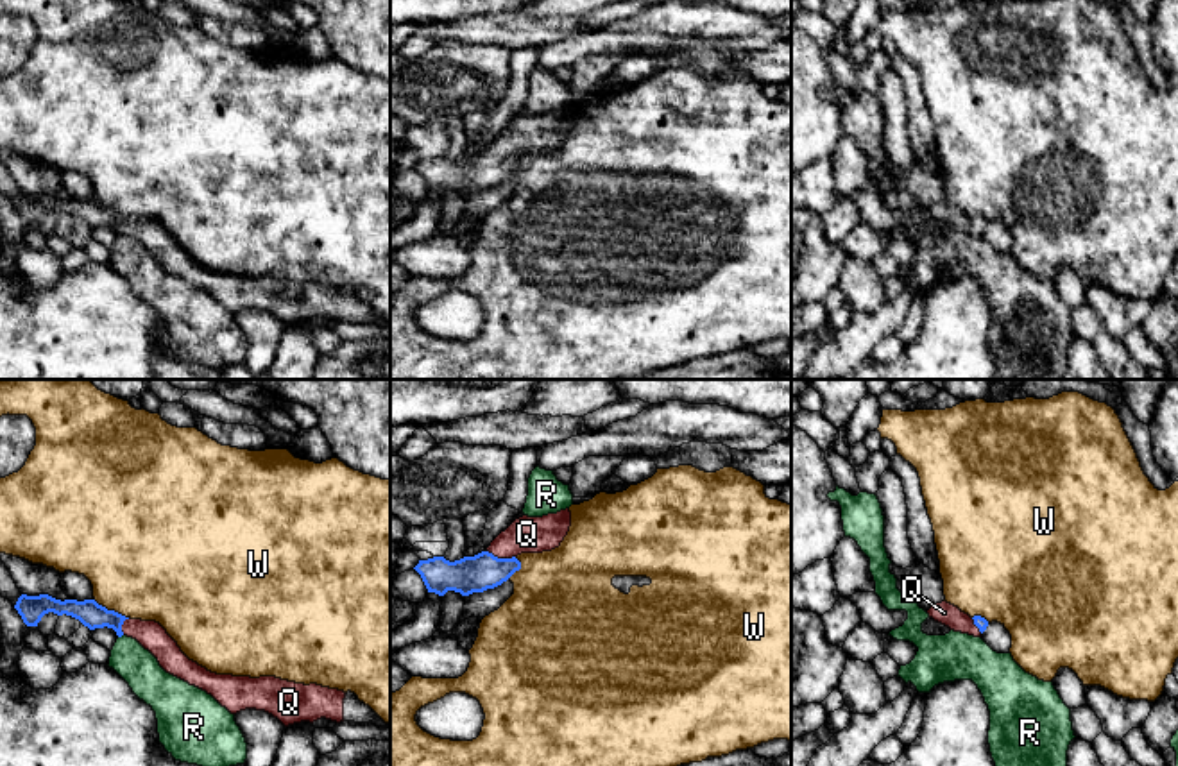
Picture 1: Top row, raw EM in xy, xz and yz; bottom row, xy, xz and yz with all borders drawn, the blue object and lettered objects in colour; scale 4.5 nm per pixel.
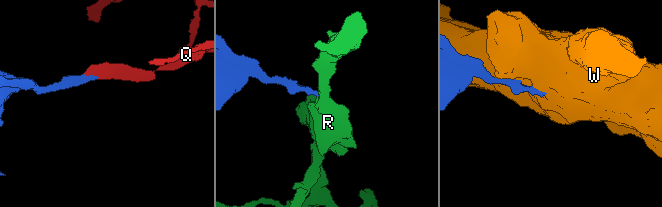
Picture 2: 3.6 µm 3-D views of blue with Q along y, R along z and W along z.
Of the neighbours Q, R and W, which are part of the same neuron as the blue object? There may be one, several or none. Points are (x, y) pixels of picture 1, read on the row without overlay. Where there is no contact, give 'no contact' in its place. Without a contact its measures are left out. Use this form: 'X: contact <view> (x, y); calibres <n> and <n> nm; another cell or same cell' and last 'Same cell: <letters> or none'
Q: contact xz (502, 158); calibres 160 and 160 nm; same cell
R: contact xy (120, 235); calibres 120 and 170 nm; another cell
W: contact xy (111, 210); calibres 120 and 480 nm; another cell
Same cell: Q

